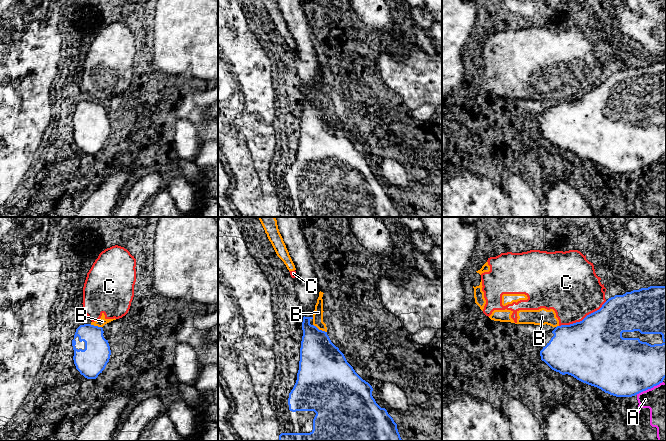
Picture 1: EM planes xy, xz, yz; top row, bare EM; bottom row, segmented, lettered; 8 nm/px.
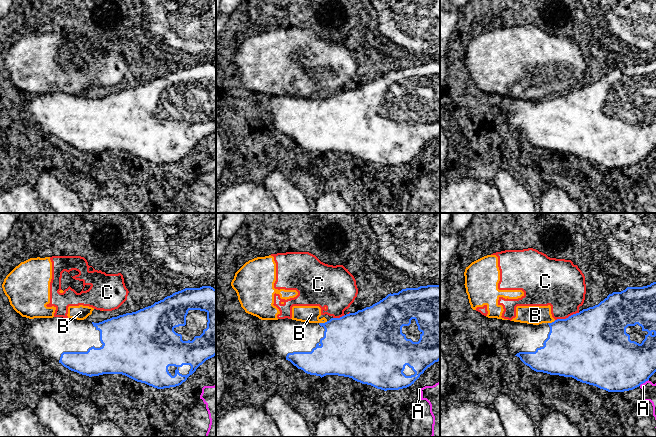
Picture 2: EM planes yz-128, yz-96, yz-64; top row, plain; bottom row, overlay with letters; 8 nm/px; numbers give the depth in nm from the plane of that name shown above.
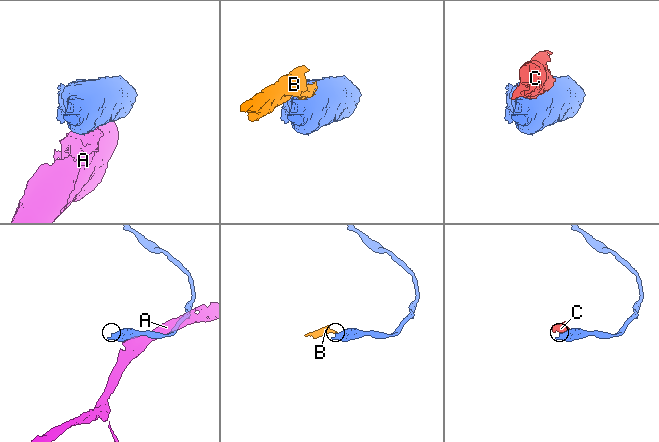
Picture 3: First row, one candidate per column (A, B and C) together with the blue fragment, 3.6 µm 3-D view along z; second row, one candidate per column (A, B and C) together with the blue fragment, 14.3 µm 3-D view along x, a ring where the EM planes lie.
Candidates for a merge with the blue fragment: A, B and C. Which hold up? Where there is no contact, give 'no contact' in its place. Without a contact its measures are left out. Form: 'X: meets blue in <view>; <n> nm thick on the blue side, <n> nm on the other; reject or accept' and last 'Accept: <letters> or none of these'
A: meets blue in yz; 460 nm thick on the blue side, 280 nm on the other; reject
B: meets blue in xz; 340 nm thick on the blue side, 80 nm on the other; reject
C: meets blue in yz; 480 nm thick on the blue side, 440 nm on the other; reject
Accept: none of these

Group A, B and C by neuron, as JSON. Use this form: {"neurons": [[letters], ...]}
{"neurons": [["A"], ["B", "C"]]}

